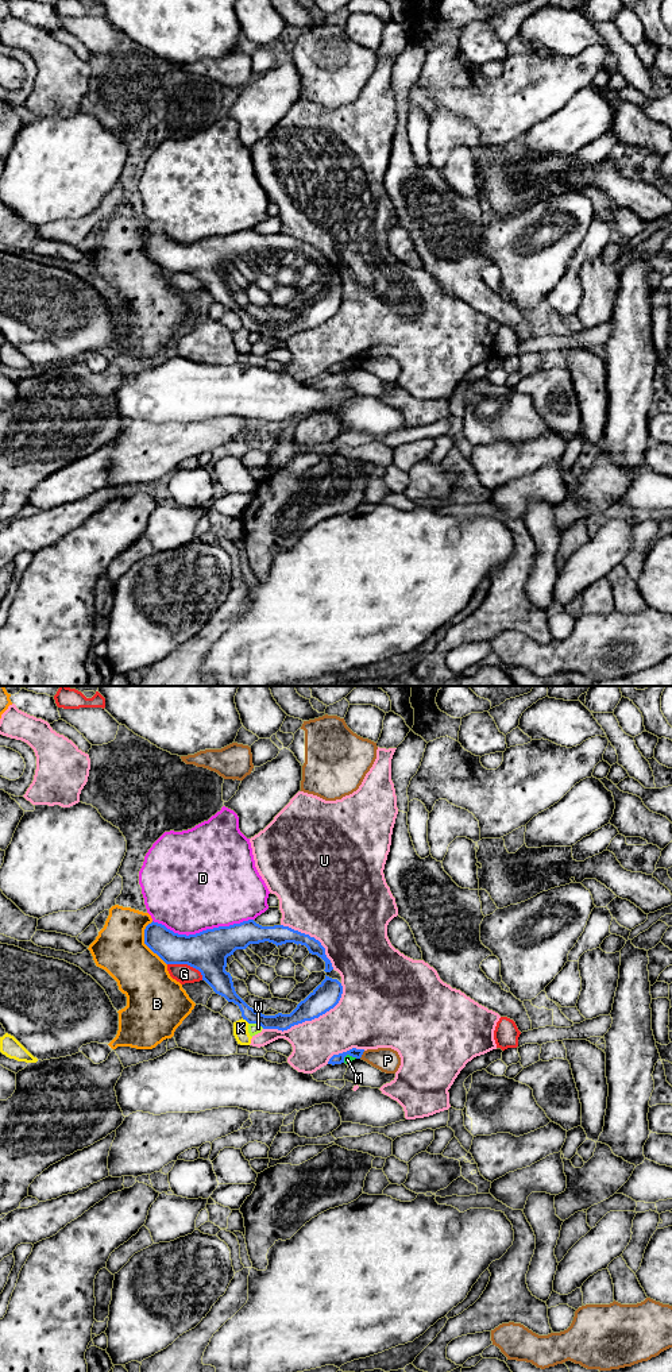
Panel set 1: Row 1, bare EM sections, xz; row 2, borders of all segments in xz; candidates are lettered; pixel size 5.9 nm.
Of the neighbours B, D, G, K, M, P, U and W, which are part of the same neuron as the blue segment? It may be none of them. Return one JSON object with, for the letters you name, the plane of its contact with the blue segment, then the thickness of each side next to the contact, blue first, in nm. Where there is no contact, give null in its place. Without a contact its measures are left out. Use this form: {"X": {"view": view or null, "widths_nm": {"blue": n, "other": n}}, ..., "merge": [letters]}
{"merge": []}

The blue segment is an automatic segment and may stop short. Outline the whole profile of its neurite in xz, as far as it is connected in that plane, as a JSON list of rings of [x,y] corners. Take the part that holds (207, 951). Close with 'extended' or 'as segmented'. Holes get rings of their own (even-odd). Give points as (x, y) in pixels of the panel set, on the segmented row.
[[[254,920],[229,926],[206,929],[196,934],[178,934],[165,925],[151,922],[144,929],[144,944],[166,964],[188,964],[198,970],[216,994],[239,1006],[243,1020],[263,1029],[287,1030],[294,1025],[312,1021],[333,1009],[343,994],[337,979],[325,979],[290,1014],[264,1015],[250,1007],[235,991],[232,976],[225,971],[227,957],[250,944],[273,943],[277,947],[294,943],[305,945],[312,955],[325,961],[325,972],[333,970],[318,940],[289,926],[262,926]]]; as segmented

